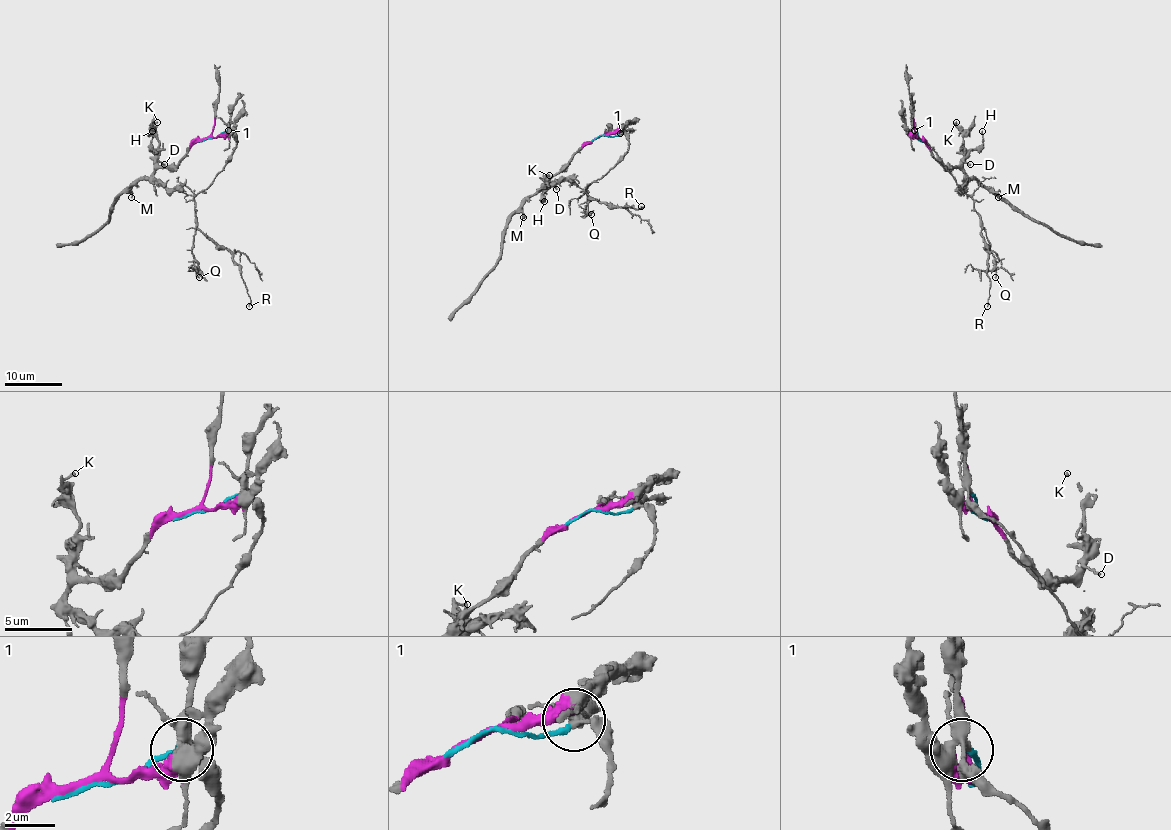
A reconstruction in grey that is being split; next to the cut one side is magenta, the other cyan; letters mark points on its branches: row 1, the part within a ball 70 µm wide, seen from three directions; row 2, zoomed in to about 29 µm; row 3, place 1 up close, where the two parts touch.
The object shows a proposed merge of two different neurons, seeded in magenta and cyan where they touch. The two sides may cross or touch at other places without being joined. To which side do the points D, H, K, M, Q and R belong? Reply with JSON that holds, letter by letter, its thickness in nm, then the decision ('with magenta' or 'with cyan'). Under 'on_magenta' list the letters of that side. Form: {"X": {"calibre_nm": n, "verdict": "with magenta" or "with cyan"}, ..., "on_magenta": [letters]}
{"D": {"calibre_nm": 180, "verdict": "with magenta"}, "H": {"calibre_nm": 180, "verdict": "with magenta"}, "K": {"calibre_nm": 160, "verdict": "with magenta"}, "M": {"calibre_nm": 150, "verdict": "with magenta"}, "Q": {"calibre_nm": 130, "verdict": "with cyan"}, "R": {"calibre_nm": 110, "verdict": "with cyan"}, "on_magenta": ["D", "H", "K", "M"]}

